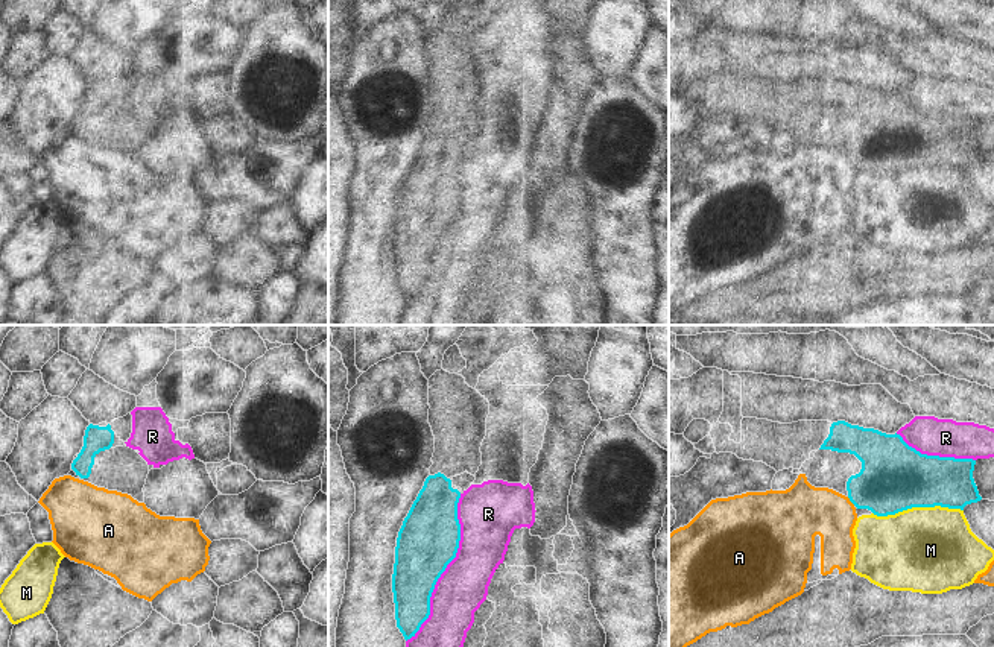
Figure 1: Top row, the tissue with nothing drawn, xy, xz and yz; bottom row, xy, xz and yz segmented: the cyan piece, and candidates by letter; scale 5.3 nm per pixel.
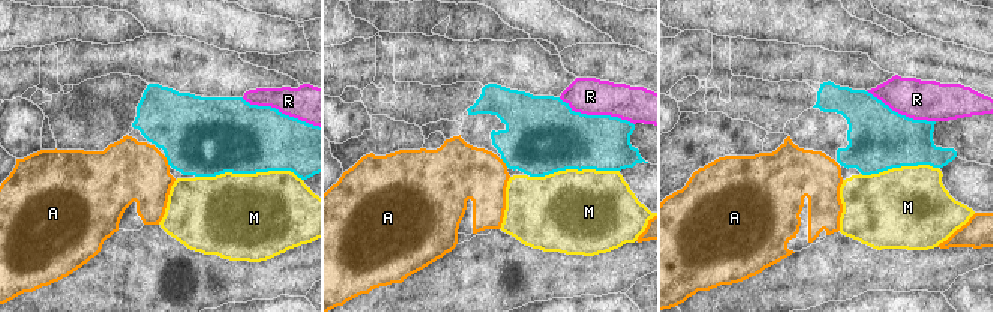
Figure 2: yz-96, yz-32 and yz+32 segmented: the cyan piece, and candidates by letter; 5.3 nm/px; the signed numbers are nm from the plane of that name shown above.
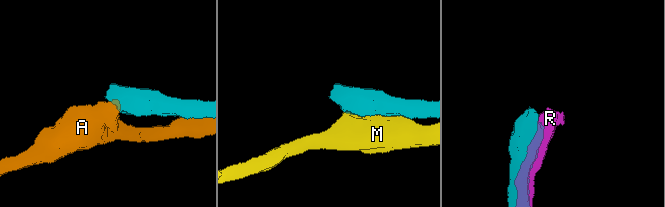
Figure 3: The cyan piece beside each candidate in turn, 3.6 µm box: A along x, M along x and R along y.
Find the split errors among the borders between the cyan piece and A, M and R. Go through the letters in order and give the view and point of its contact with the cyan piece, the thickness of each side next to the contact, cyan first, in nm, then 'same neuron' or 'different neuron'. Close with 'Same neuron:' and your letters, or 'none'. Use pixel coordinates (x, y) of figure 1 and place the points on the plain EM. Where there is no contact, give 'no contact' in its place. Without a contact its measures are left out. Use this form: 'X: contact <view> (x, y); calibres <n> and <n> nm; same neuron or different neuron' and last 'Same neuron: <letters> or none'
A: contact yz (851, 161); calibres 360 and 280 nm; different neuron
M: contact yz (917, 166); calibres 360 and 460 nm; different neuron
R: contact xz (446, 227); calibres 320 and 260 nm; different neuron
Same neuron: none

